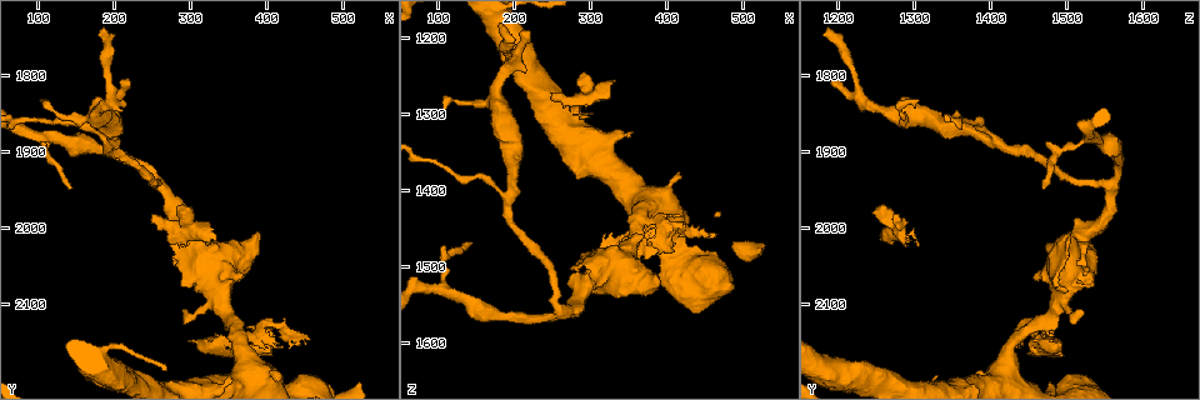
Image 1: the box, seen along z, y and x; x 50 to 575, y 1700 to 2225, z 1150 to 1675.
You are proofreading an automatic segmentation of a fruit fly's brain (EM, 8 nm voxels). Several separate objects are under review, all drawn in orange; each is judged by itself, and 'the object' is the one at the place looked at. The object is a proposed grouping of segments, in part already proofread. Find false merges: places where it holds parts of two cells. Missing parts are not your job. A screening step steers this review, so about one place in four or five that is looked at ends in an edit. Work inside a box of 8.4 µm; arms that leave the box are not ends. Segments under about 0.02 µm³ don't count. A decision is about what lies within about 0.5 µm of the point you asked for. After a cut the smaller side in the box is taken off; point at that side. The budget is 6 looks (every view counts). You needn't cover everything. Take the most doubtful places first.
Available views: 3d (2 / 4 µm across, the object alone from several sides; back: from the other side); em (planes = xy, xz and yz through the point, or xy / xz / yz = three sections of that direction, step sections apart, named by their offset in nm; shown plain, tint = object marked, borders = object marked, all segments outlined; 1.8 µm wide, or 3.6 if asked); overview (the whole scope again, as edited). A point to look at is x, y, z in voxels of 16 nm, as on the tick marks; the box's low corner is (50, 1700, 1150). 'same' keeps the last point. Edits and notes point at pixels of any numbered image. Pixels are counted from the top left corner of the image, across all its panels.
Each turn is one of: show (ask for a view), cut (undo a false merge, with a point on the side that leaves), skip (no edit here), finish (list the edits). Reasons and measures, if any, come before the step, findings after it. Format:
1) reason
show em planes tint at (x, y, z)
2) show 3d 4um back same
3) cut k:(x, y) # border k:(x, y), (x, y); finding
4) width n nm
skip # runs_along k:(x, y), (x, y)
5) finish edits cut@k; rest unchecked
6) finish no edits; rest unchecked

show em 3.6um planes tint at (295, 2005, 1525)

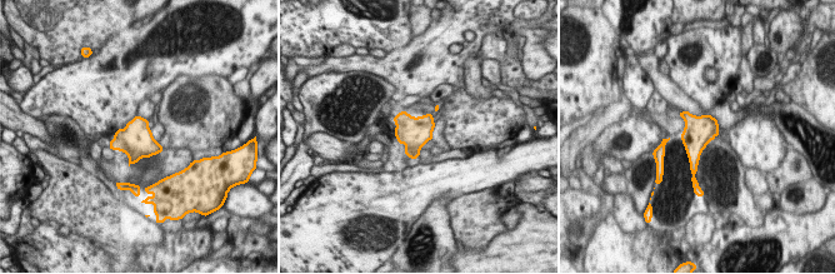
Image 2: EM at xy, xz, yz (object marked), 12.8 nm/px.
width 380 nm
skip # continuous, no second cell

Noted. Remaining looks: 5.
show 3d 4um at (300, 2000, 1270)

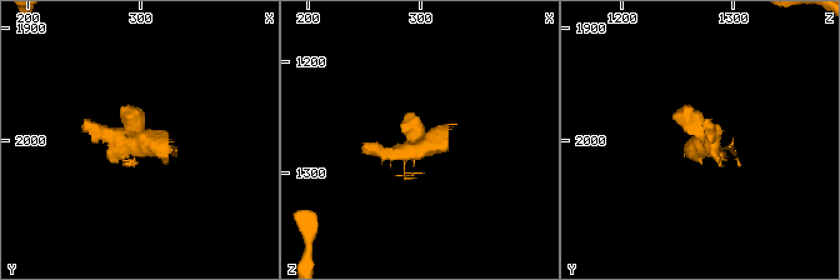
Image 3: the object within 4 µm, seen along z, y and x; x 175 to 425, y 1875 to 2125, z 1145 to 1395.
show em xy step 16 tint at (302, 2000, 1276)

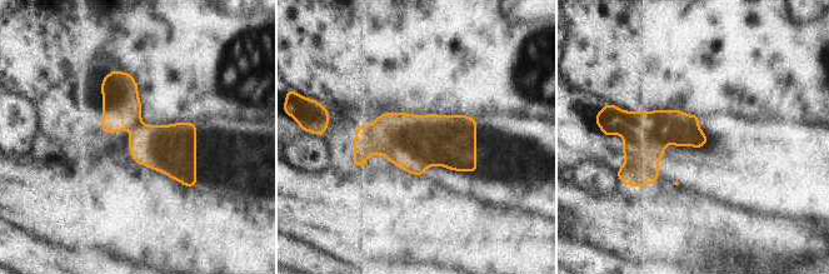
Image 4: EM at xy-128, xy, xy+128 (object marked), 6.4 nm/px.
cut it another way
show em planes tint same

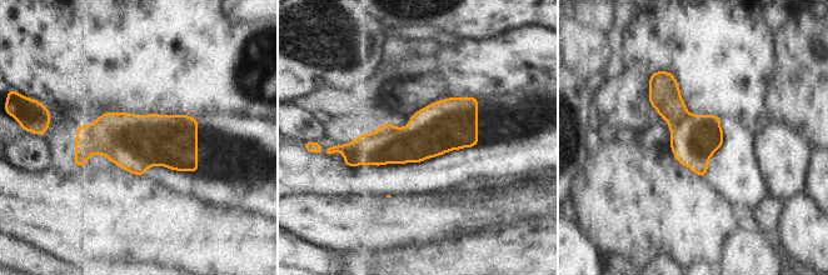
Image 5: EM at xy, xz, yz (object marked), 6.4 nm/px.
width 300 nm
cut 5:(664, 96) # a second cell is stuck on

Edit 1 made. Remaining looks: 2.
sudden change in width
show em 3.6um xz step 16 plain at (180, 1850, 1290)

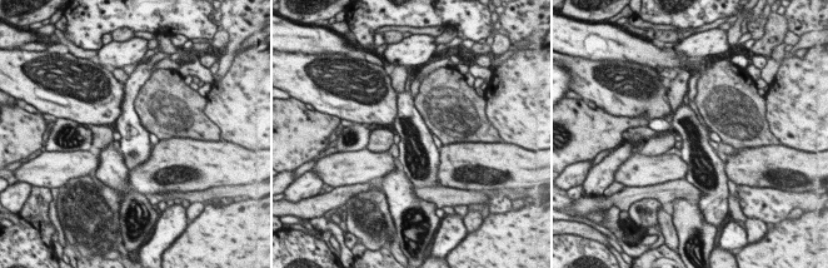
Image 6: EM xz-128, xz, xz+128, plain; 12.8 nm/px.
show em 3.6um xz step 16 tint same

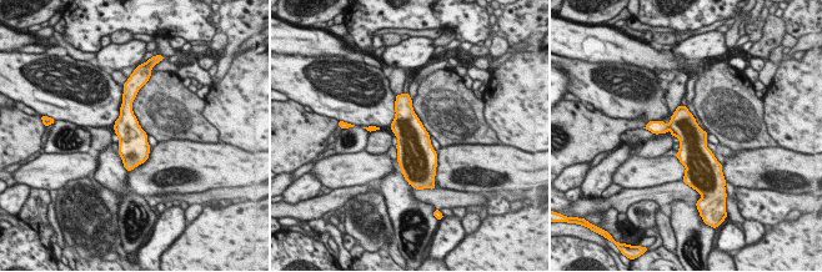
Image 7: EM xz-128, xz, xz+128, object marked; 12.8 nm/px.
skip # continuous, no second cell

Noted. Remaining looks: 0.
finish edits cut@5; rest unchecked

